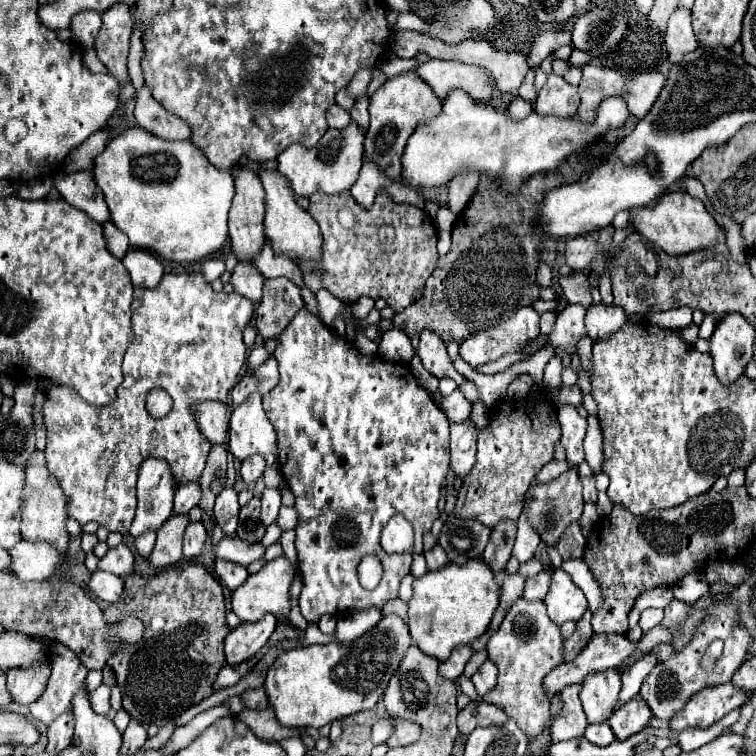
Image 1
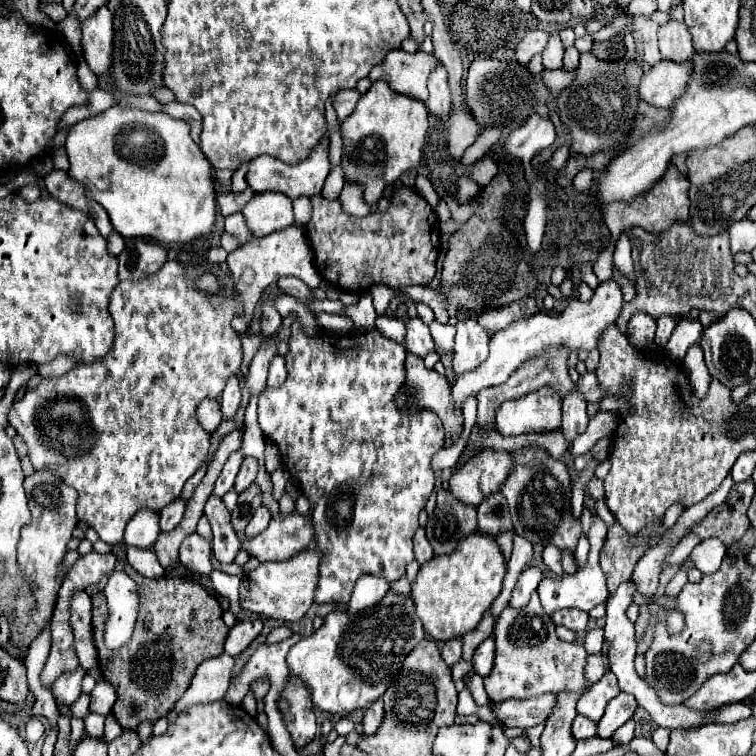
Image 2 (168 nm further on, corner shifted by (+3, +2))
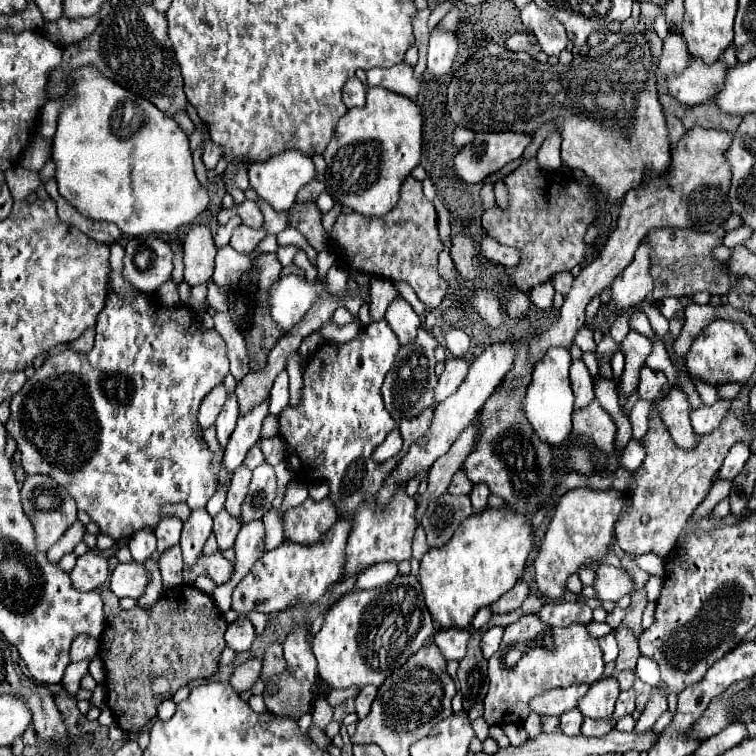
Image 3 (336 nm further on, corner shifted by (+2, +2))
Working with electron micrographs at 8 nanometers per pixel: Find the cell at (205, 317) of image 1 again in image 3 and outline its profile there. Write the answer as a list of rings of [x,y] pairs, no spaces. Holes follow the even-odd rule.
[[[148,294],[138,296],[132,304],[120,300],[118,296],[110,296],[104,310],[98,316],[94,348],[90,352],[70,352],[70,348],[64,348],[62,352],[52,354],[22,386],[22,390],[10,400],[10,418],[4,428],[8,436],[16,440],[16,446],[22,454],[22,468],[26,474],[46,474],[52,480],[56,480],[76,500],[78,510],[88,512],[88,516],[100,526],[102,534],[112,536],[114,540],[122,540],[122,538],[130,538],[130,534],[142,528],[154,528],[160,520],[160,508],[164,504],[184,502],[190,506],[190,510],[200,510],[216,492],[218,484],[214,482],[214,472],[212,472],[212,452],[208,450],[202,438],[202,428],[198,428],[196,416],[204,396],[216,384],[220,384],[226,374],[228,374],[228,358],[226,358],[226,344],[222,336],[216,330],[210,332],[202,330],[192,310],[186,310],[182,306],[176,306],[172,310],[164,308]]]

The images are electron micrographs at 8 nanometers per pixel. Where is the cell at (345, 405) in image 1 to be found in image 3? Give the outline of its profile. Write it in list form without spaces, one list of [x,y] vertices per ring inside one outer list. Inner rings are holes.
[[[386,320],[362,328],[352,342],[322,344],[306,362],[300,404],[296,408],[284,408],[278,416],[280,434],[288,444],[288,466],[294,476],[300,482],[326,482],[330,486],[330,500],[340,516],[354,514],[344,576],[362,572],[378,562],[398,564],[412,558],[410,544],[416,530],[414,498],[406,496],[404,488],[400,488],[386,510],[374,510],[374,498],[384,480],[396,470],[410,444],[426,434],[432,422],[432,410],[410,420],[394,420],[384,408],[380,388],[386,372],[394,364],[398,346],[400,342]],[[392,428],[400,430],[404,442],[402,450],[394,458],[378,464],[372,460],[372,452],[384,442]]]

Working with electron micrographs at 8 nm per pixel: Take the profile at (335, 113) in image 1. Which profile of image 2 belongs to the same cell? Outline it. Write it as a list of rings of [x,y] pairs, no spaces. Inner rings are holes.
[[[339,90],[339,92],[337,92],[333,106],[335,106],[335,112],[337,112],[337,120],[339,120],[339,122],[343,122],[343,120],[353,112],[359,96],[361,96],[361,94],[359,94],[357,90]]]

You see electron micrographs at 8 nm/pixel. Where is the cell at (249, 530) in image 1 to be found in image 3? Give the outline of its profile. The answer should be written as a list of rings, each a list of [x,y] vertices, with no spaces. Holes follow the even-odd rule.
[[[260,464],[252,472],[252,482],[242,504],[242,520],[252,522],[260,520],[270,508],[276,498],[276,474],[270,464]]]

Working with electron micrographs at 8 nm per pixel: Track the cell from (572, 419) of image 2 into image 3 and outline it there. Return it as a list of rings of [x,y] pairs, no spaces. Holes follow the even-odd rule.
[[[574,360],[570,366],[572,392],[576,396],[576,408],[588,406],[594,398],[594,378],[588,374],[588,368],[582,360]]]

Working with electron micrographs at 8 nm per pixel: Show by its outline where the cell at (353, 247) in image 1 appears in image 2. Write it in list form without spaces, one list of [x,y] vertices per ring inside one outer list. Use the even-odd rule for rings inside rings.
[[[401,186],[391,196],[385,212],[377,210],[365,218],[347,214],[339,198],[327,200],[317,194],[311,198],[311,218],[305,224],[305,232],[321,276],[349,292],[365,292],[377,284],[391,288],[425,286],[435,276],[439,220],[415,188]]]

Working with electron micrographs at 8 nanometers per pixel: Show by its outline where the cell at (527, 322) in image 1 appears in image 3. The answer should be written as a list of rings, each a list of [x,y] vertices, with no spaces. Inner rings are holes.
[[[464,358],[446,360],[446,368],[444,368],[444,372],[438,378],[438,384],[434,388],[434,402],[436,404],[442,402],[442,400],[446,400],[462,384],[462,380],[468,374],[468,366],[470,364]]]

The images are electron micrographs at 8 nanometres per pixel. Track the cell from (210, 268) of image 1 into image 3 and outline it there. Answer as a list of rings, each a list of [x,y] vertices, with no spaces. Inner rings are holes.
[[[222,246],[218,248],[218,254],[216,254],[216,270],[212,280],[230,292],[238,284],[246,268],[250,268],[250,256],[244,256],[230,246]]]

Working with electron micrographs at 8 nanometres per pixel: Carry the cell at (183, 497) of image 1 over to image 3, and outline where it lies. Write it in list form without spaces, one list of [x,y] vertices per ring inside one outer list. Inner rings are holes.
[[[168,516],[168,518],[162,518],[160,524],[154,528],[154,534],[156,534],[156,546],[158,546],[158,552],[162,554],[164,550],[176,546],[180,542],[180,532],[182,532],[182,522],[174,516]]]

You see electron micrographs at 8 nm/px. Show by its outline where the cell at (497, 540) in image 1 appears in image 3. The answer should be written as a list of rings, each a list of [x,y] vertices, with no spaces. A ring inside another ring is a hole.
[[[482,482],[474,484],[474,488],[470,492],[470,500],[472,500],[474,512],[482,512],[482,508],[488,506],[488,494],[490,494],[490,490],[486,488],[486,484],[482,484]]]

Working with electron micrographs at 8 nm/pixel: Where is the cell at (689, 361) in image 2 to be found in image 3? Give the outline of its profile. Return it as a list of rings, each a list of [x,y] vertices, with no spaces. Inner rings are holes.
[[[724,384],[724,386],[718,388],[720,398],[724,398],[724,400],[734,400],[744,386],[746,386],[746,384]]]

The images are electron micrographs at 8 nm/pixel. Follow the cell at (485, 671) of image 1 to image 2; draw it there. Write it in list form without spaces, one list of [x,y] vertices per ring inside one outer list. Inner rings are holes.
[[[487,638],[477,648],[477,652],[473,654],[473,660],[471,660],[475,674],[485,678],[491,672],[491,668],[493,668],[493,656],[495,656],[495,642],[493,642],[493,638]]]

